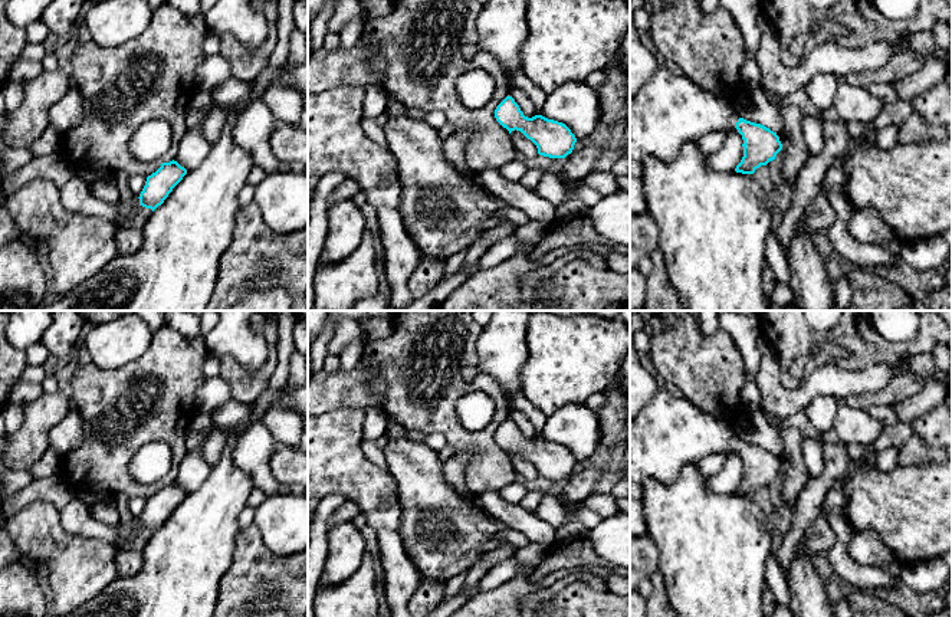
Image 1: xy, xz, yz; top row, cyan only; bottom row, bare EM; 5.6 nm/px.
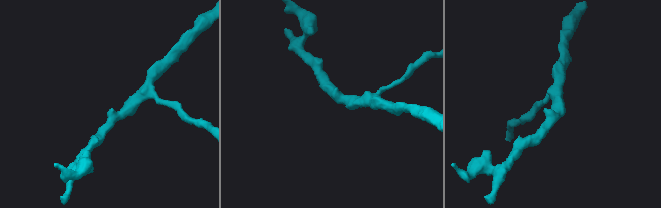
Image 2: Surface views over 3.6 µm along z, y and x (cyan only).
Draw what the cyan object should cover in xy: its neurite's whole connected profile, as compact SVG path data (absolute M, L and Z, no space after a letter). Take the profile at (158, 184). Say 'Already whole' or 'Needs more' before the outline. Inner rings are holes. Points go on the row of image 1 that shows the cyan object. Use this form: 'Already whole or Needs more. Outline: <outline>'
Already whole. Outline: M177 161L163 163L161 167L147 177L139 194L139 206L152 211L164 203L173 188L183 180L187 170Z

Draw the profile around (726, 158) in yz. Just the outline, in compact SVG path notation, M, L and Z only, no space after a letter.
M736 128L728 131L725 142L712 155L708 157L708 167L712 171L733 171L743 157L743 140Z

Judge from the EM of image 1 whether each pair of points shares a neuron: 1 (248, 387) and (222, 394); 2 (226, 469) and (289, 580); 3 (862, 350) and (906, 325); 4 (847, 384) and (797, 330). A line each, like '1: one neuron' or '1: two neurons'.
1: two neurons
2: two neurons
3: two neurons
4: two neurons

